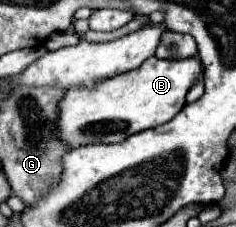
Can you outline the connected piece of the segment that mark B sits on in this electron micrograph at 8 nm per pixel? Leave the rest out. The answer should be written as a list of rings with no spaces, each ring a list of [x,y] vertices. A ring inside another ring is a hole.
[[[150,57],[138,69],[102,79],[94,87],[72,87],[58,101],[56,137],[76,149],[94,143],[118,143],[138,131],[162,125],[184,107],[186,91],[200,75],[200,59],[164,61]]]

